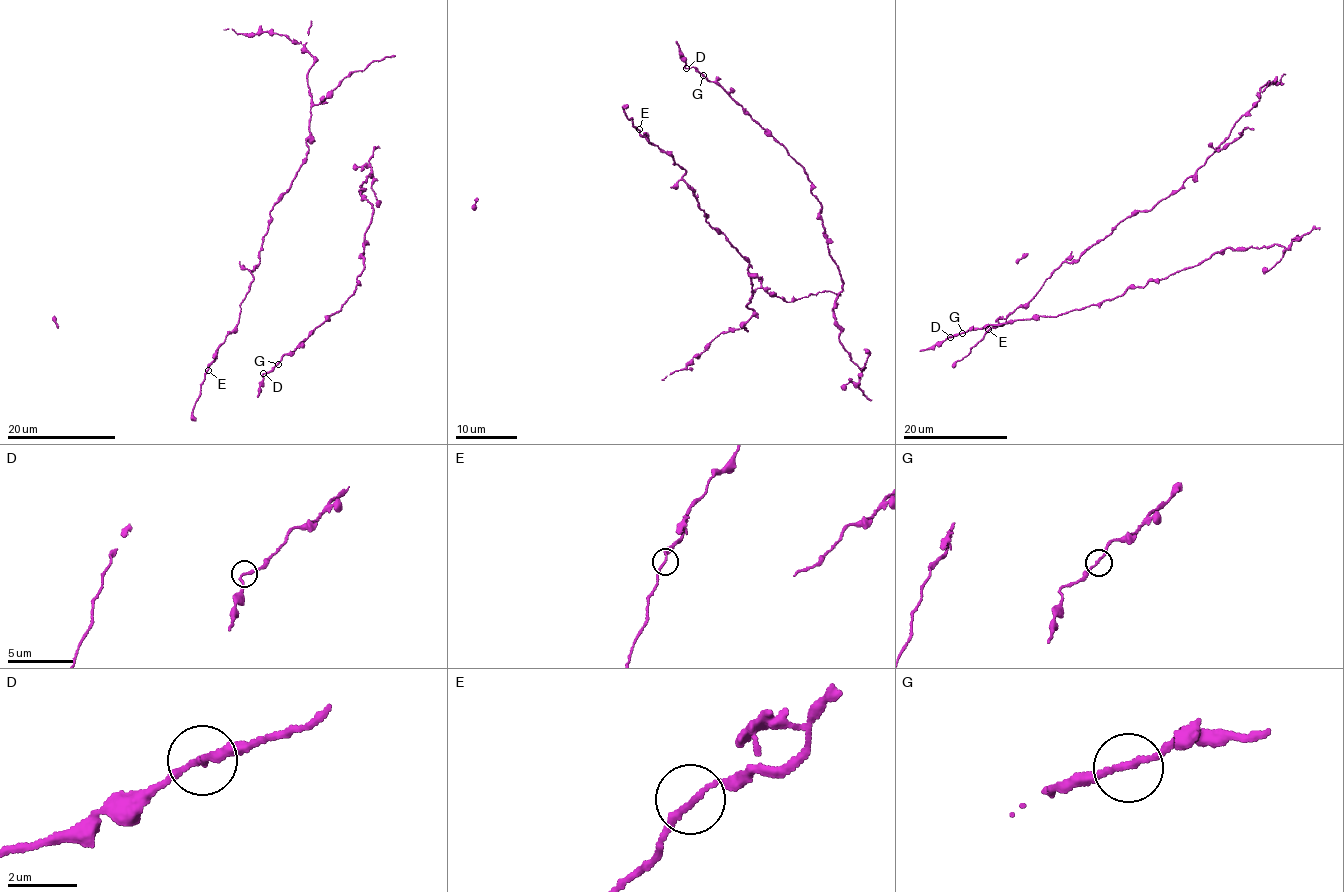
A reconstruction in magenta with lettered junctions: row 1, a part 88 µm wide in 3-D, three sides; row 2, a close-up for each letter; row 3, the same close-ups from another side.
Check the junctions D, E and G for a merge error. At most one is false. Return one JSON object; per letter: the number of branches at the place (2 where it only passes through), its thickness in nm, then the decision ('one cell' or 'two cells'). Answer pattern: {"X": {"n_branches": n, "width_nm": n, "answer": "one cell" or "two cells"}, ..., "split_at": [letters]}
{"D": {"n_branches": 2, "width_nm": 170, "answer": "one cell"}, "E": {"n_branches": 2, "width_nm": 150, "answer": "one cell"}, "G": {"n_branches": 2, "width_nm": 150, "answer": "one cell"}, "split_at": []}

